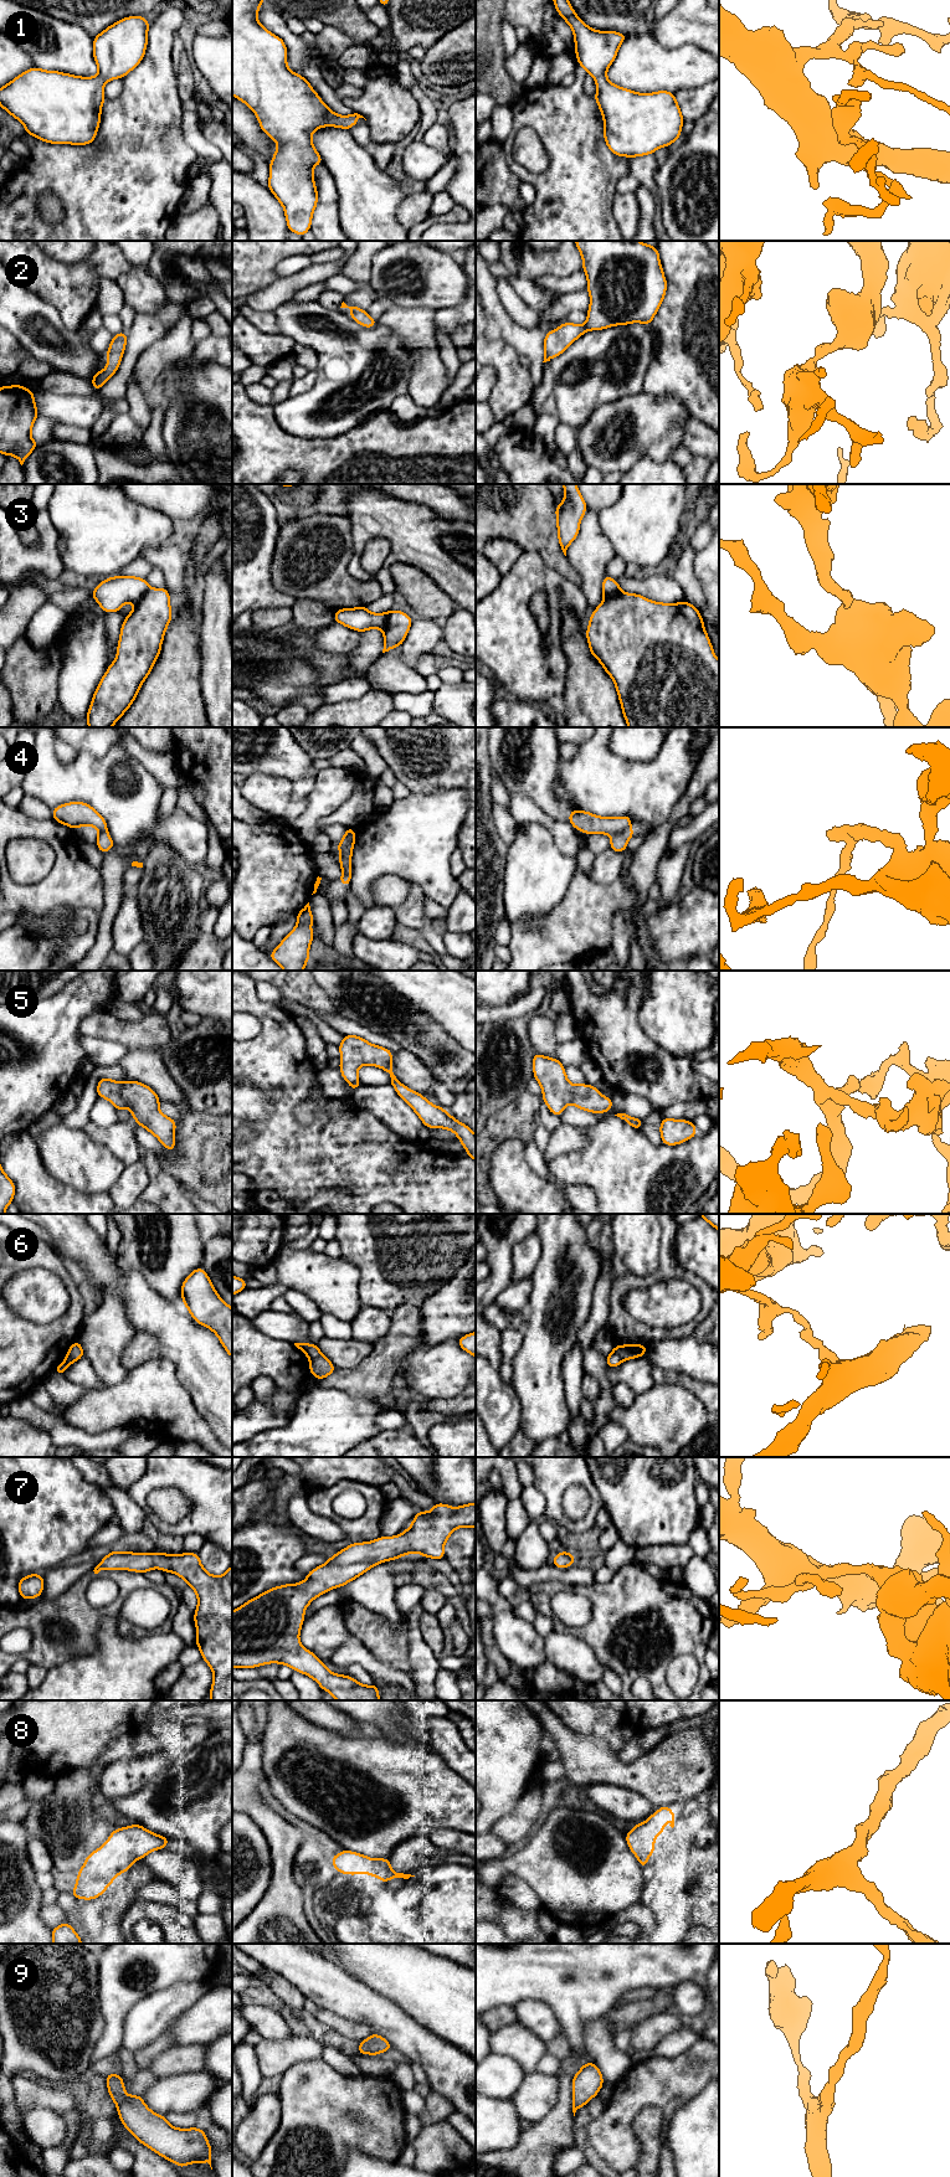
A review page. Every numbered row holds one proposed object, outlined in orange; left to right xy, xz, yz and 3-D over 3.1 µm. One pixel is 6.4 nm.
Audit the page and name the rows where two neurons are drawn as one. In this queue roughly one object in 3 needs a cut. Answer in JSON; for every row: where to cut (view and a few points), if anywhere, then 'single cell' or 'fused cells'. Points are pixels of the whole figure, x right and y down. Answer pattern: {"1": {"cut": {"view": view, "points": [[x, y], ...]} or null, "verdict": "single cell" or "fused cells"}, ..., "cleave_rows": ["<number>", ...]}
{"1": {"cut": null, "verdict": "single cell"}, "2": {"cut": null, "verdict": "single cell"}, "3": {"cut": {"view": "xz", "points": [[388, 612], [388, 619], [381, 629]]}, "verdict": "fused cells"}, "4": {"cut": {"view": "yz", "points": [[628, 825], [611, 837]]}, "verdict": "fused cells"}, "5": {"cut": null, "verdict": "single cell"}, "6": {"cut": {"view": "xz", "points": [[321, 1354], [309, 1360]]}, "verdict": "fused cells"}, "7": {"cut": null, "verdict": "single cell"}, "8": {"cut": null, "verdict": "single cell"}, "9": {"cut": null, "verdict": "single cell"}, "cleave_rows": ["3", "4", "6"]}

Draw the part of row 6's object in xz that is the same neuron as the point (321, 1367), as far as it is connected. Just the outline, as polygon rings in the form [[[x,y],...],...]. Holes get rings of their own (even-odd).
[[[319,1355],[312,1360],[309,1360],[309,1373],[312,1373],[317,1381],[327,1378],[329,1374],[335,1371],[335,1367],[333,1363],[325,1358],[324,1355]]]

